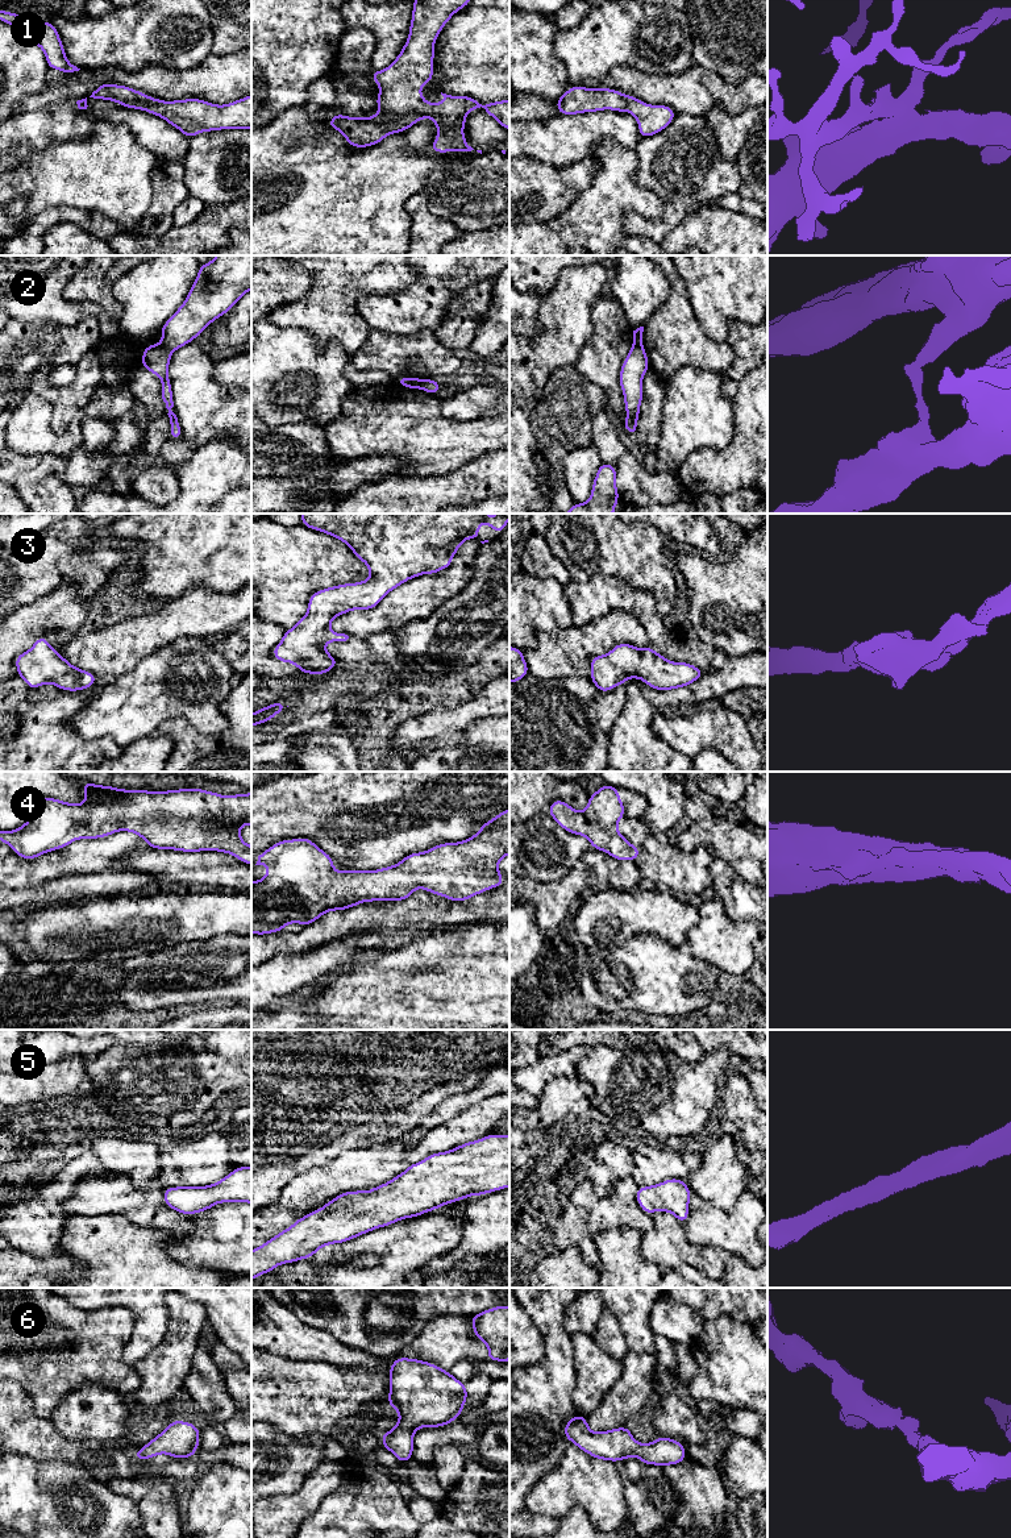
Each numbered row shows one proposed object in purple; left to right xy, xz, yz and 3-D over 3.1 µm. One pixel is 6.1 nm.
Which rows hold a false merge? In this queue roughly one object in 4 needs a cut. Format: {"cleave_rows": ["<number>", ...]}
{"cleave_rows": ["2"]}

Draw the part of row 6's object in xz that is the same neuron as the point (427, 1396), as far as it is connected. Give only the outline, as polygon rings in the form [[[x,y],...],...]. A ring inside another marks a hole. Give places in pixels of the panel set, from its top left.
[[[395,1359],[390,1366],[388,1406],[400,1417],[392,1430],[380,1435],[382,1446],[400,1463],[408,1462],[413,1454],[415,1431],[452,1423],[466,1401],[466,1385],[450,1371],[419,1359]]]

